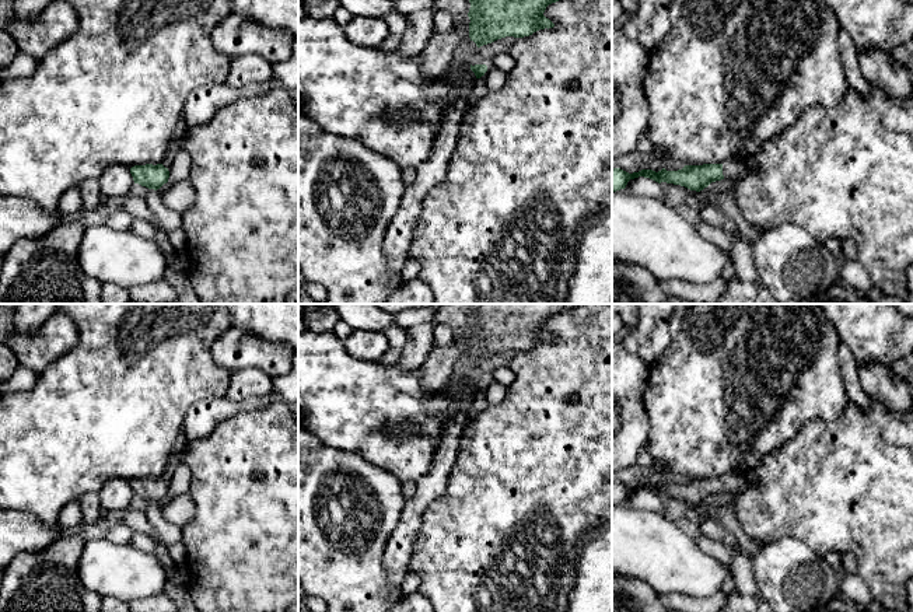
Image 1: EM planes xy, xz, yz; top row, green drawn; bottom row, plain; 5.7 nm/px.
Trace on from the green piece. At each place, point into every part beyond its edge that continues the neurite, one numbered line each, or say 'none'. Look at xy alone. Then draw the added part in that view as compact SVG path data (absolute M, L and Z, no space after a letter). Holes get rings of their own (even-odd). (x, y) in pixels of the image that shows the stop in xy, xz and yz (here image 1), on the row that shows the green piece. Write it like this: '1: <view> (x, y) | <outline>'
none

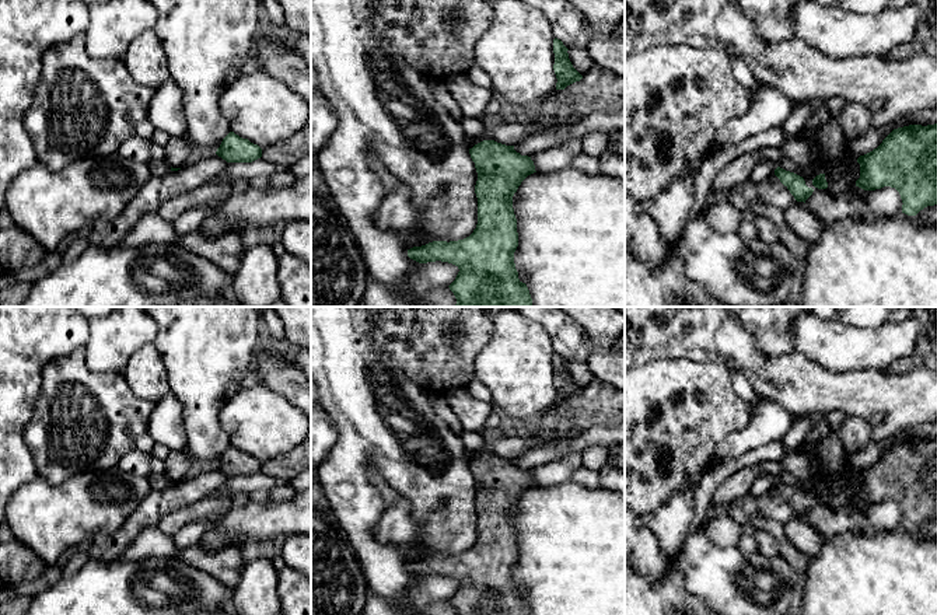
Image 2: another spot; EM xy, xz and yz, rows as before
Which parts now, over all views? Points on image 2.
1: xz (506, 133) | M499 123L486 126L485 130L475 139L465 136L468 148L483 140L494 140L506 146L515 146L535 133L532 125L522 123Z

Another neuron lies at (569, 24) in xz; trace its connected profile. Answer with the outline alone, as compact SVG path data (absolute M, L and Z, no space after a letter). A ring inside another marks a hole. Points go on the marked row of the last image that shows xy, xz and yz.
M521 0L538 8L552 24L553 36L567 49L588 49L592 31L585 15L567 0Z

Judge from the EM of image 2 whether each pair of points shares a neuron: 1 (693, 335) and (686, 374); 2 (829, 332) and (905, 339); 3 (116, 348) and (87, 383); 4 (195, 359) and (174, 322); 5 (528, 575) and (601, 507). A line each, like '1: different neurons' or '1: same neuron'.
1: different neurons
2: same neuron
3: different neurons
4: same neuron
5: same neuron

